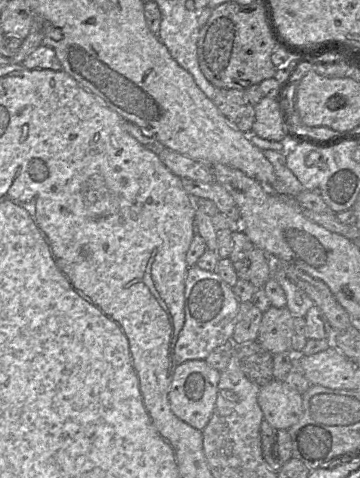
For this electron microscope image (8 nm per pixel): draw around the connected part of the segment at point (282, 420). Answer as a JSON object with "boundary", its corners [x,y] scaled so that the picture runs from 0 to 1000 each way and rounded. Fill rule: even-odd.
{"boundary":[[[758,793],[722,810],[717,843],[733,879],[764,900],[800,900],[842,868],[839,826],[789,797]]]}

